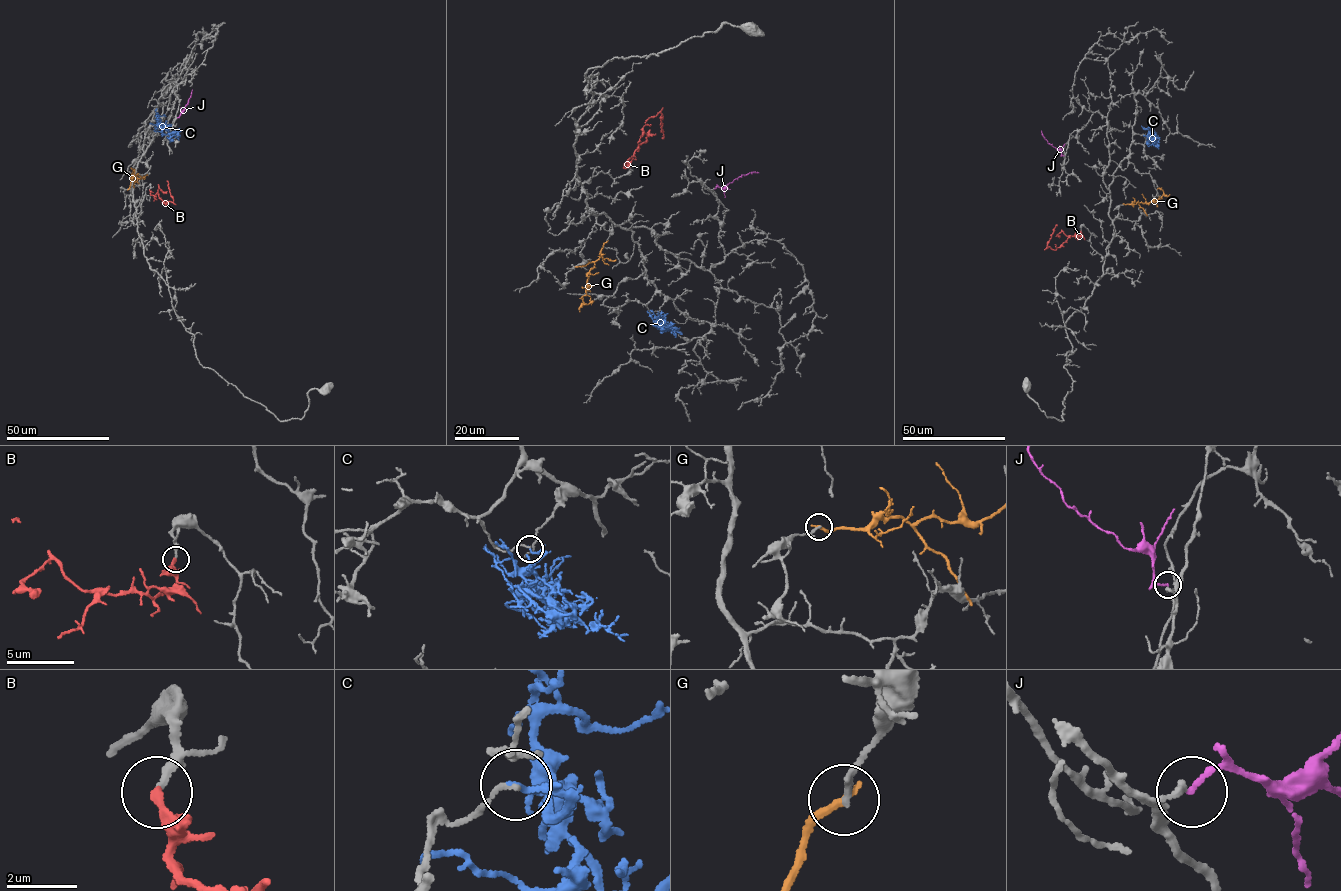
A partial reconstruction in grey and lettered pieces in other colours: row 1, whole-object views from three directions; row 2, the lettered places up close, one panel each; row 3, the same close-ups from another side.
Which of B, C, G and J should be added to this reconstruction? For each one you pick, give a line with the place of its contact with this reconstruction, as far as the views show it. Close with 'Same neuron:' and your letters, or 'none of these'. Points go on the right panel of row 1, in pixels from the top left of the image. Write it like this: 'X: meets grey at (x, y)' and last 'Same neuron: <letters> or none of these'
B: meets grey at (1081, 231)
Same neuron: B

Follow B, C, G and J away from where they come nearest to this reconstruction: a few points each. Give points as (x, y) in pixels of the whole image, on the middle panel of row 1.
B: (625, 167), (638, 145), (646, 122), (660, 112), (663, 116), (662, 139)
C: (658, 311), (658, 321), (664, 327), (670, 327), (676, 335), (671, 333)
G: (607, 242), (588, 274), (586, 293), (582, 297), (585, 304), (590, 302), (590, 297)
J: (714, 189), (725, 187), (742, 175), (759, 172)

